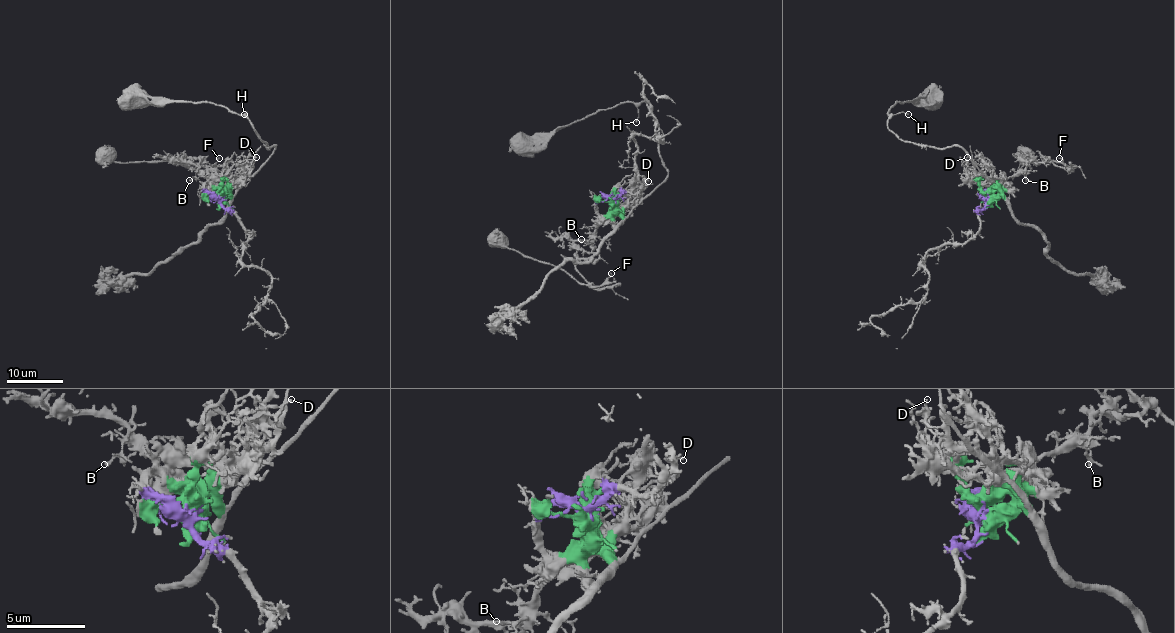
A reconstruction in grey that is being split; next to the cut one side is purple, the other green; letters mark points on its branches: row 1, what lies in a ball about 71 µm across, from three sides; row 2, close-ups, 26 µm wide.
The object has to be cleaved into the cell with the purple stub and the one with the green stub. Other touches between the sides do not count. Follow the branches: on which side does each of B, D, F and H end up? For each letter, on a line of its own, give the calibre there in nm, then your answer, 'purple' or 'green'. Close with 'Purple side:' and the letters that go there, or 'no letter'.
B: calibre 160 nm; purple
D: calibre 130 nm; green
F: calibre 110 nm; purple
H: calibre 120 nm; green
Purple side: B, F

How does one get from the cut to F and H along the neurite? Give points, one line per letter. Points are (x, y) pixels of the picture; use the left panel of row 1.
F: (222, 197), (205, 189), (199, 161), (206, 162), (184, 159), (187, 166), (209, 169), (219, 158)
H: (222, 197), (222, 193), (240, 178), (249, 178), (276, 146), (267, 148), (246, 112), (243, 114)

